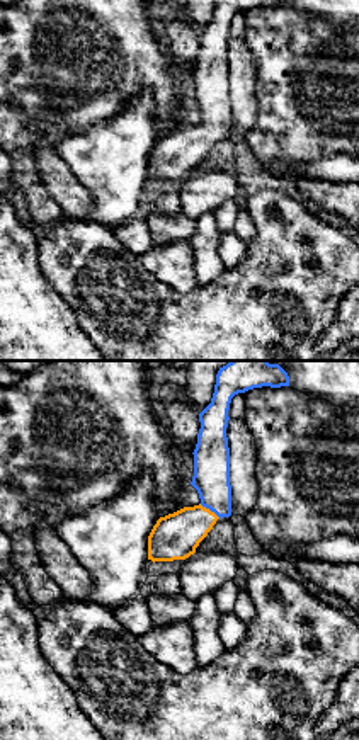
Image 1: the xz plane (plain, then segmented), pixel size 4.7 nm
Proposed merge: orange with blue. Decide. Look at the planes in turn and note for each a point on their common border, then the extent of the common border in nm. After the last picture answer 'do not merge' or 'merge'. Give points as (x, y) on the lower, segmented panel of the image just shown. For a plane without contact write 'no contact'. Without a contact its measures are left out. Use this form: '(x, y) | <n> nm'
(208, 509) | 120 nm

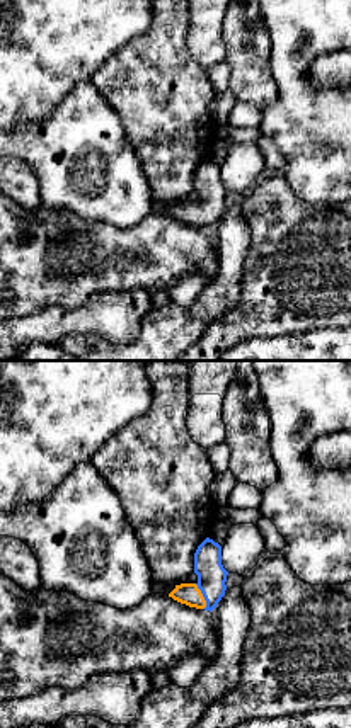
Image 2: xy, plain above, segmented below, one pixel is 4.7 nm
(201, 596) | 130 nm

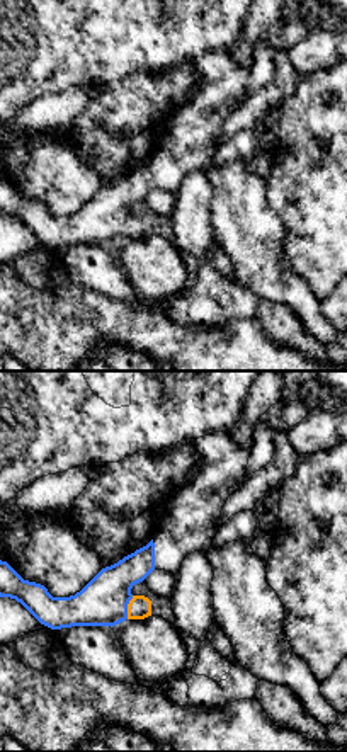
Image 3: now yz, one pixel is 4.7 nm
(128, 608) | 120 nm

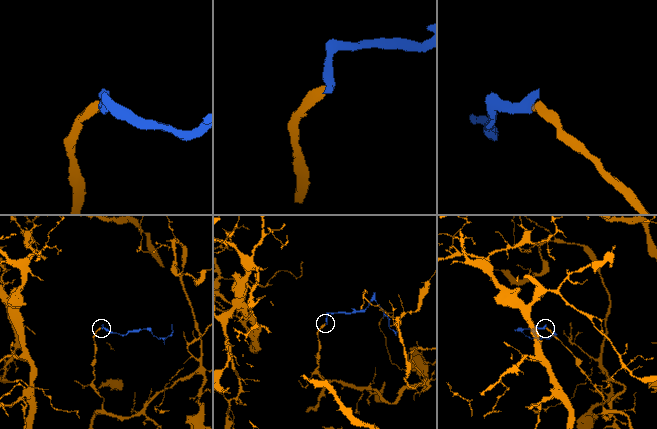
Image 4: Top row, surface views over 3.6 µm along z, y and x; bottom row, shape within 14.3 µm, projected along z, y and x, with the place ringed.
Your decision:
merge

